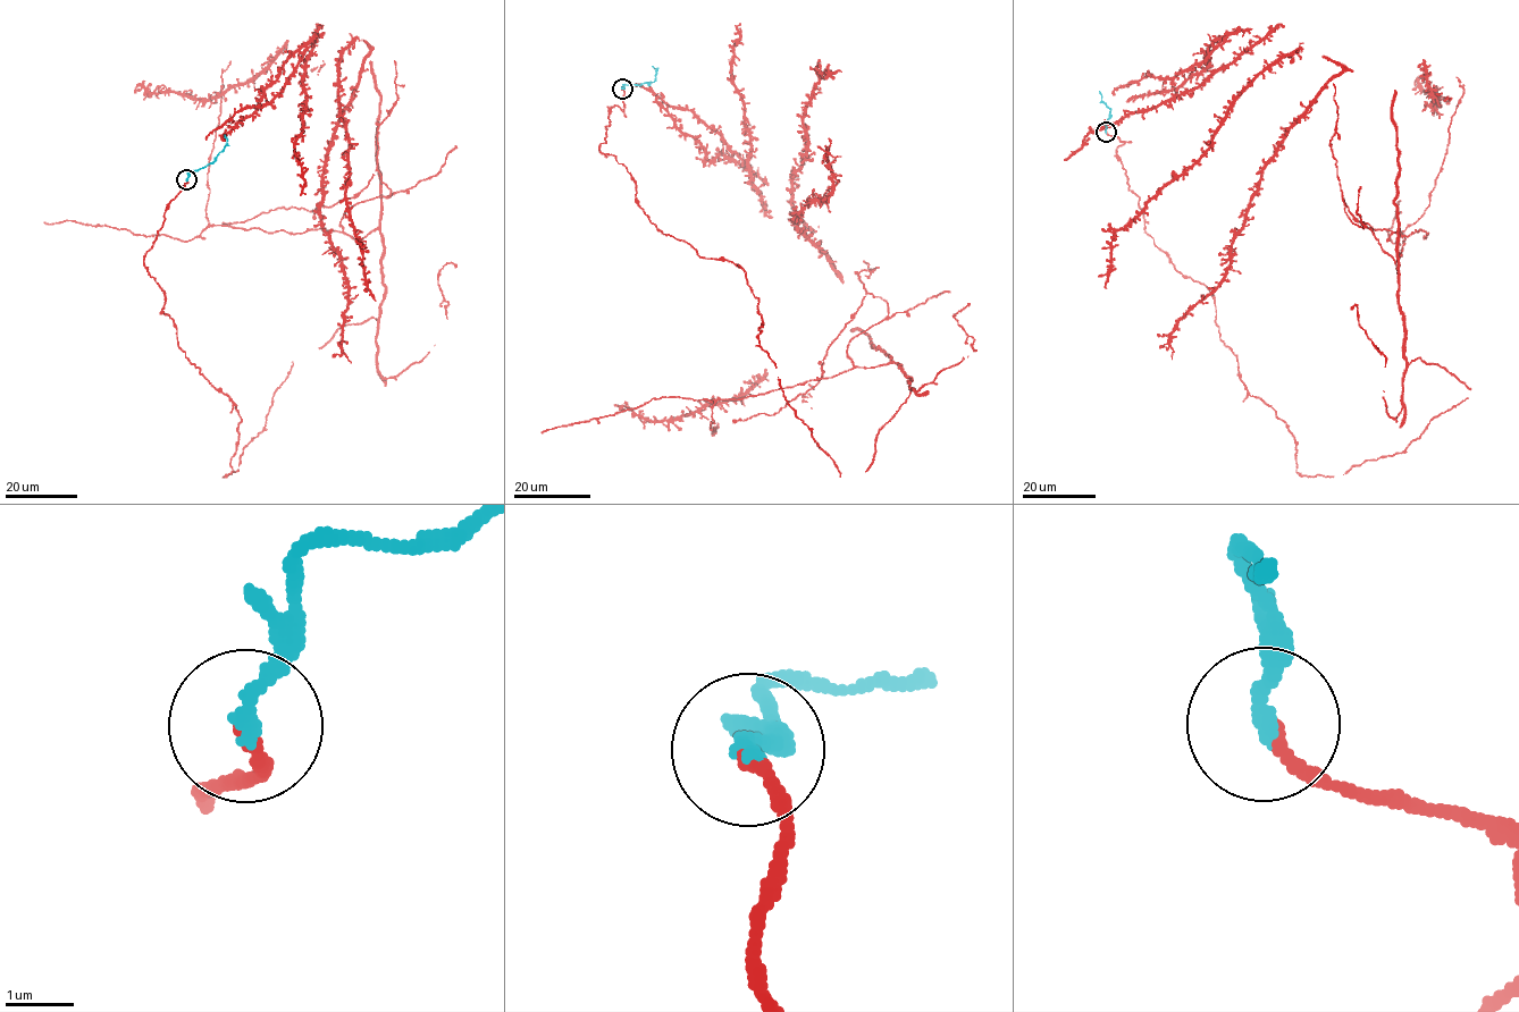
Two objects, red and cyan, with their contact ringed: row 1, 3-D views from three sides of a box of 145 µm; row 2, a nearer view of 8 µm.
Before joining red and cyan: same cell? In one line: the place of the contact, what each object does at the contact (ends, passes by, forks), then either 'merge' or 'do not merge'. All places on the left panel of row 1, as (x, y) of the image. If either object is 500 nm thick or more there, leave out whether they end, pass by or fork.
place (186, 179); red ends; cyan ends; merge

